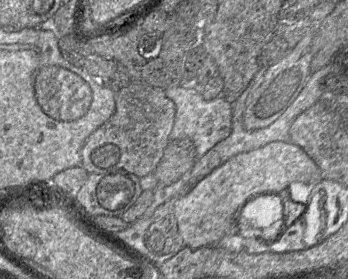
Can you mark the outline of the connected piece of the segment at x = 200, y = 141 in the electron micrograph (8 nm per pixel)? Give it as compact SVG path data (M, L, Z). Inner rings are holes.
M180 85L166 89L165 95L175 105L175 119L170 133L171 140L190 140L201 158L217 143L227 138L232 127L232 103L222 95L214 99L204 99L198 85Z

